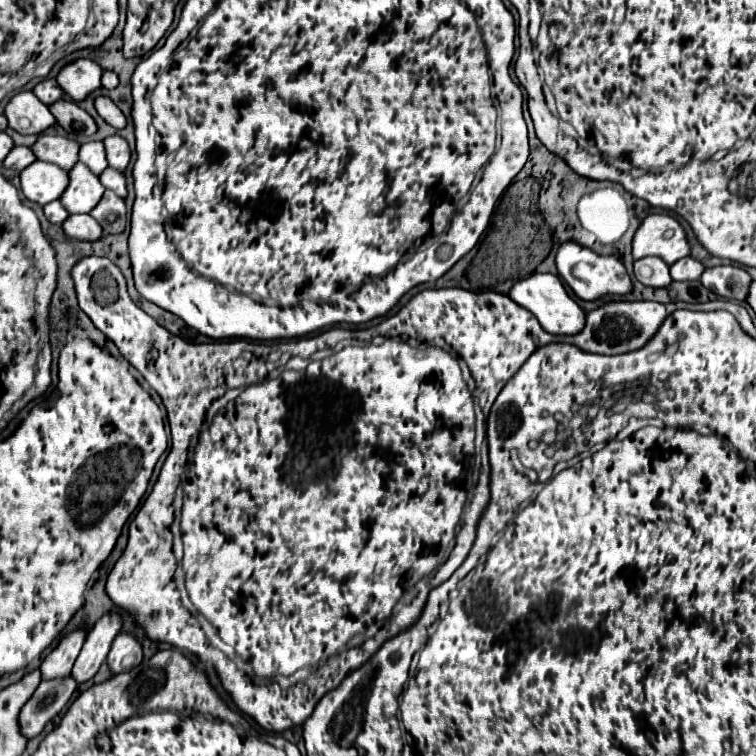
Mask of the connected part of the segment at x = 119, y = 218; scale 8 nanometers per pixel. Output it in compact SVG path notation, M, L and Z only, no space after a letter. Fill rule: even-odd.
M107 190L97 208L93 208L91 216L103 226L107 234L121 234L127 224L127 206L117 194Z

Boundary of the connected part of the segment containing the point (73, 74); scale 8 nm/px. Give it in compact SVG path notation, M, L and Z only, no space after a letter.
M81 58L81 60L65 66L59 72L57 82L65 94L69 94L75 102L81 102L91 92L101 88L101 74L103 74L103 70L97 62Z

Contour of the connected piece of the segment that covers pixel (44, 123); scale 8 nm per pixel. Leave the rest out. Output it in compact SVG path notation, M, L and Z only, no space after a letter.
M33 92L15 94L5 106L5 116L19 134L41 134L55 124L49 108Z

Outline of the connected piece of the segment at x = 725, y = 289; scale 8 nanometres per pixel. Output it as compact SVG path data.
M715 266L703 272L701 284L727 300L743 302L749 296L747 292L749 292L751 276L737 266Z

